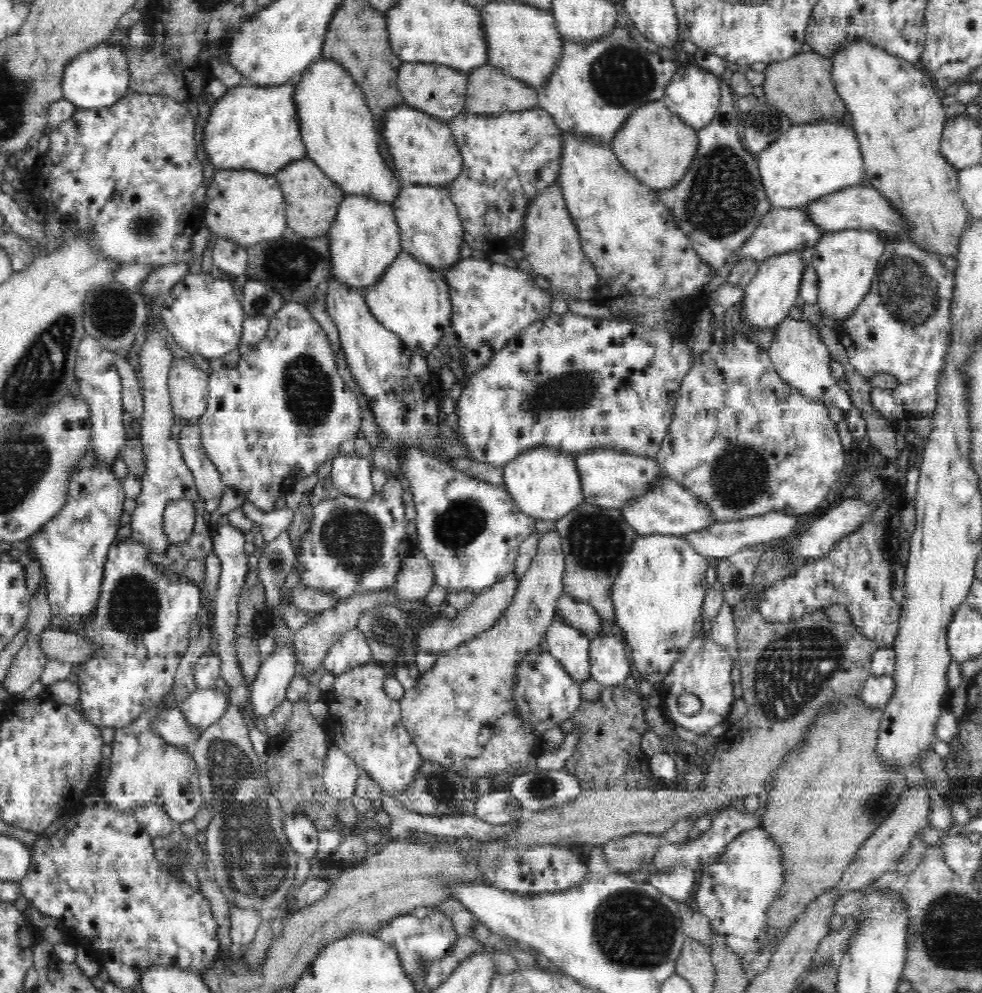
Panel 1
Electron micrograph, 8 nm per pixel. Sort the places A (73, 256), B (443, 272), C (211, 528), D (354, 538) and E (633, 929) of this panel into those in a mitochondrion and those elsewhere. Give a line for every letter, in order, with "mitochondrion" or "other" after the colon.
A: other
B: other
C: other
D: mitochondrion
E: mitochondrion

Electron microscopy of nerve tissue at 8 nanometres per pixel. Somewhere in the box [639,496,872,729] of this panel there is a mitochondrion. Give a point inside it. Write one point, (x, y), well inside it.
(790, 673)

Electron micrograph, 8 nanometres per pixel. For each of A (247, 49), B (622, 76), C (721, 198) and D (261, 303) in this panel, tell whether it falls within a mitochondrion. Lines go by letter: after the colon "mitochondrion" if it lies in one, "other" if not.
A: other
B: mitochondrion
C: mitochondrion
D: mitochondrion

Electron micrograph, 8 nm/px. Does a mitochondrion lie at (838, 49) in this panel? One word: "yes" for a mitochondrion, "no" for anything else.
no

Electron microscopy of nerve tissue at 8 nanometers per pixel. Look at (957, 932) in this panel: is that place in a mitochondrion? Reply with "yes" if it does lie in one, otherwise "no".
yes

